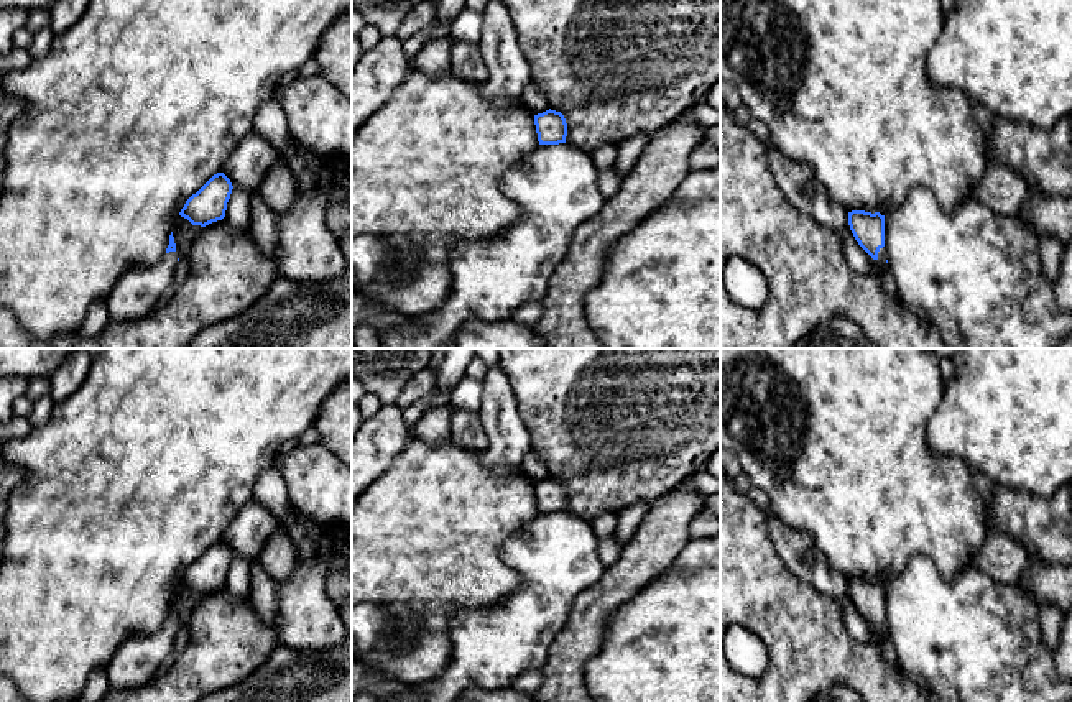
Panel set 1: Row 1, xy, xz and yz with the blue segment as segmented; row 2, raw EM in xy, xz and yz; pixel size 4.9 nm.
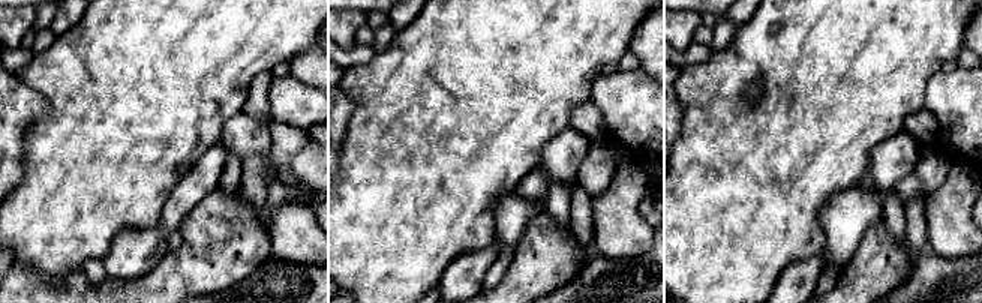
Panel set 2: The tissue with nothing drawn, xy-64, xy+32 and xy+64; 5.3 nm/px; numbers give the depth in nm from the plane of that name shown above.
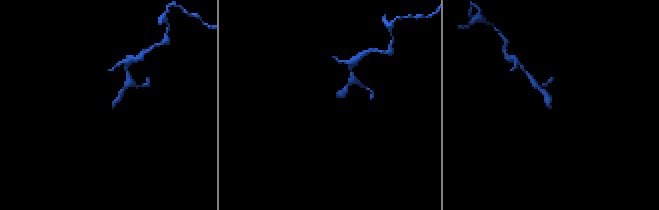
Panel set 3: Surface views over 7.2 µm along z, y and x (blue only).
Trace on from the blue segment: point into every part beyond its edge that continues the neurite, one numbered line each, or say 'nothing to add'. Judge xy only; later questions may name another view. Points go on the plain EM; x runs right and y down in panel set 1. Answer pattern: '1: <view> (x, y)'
1: xy (137, 660)

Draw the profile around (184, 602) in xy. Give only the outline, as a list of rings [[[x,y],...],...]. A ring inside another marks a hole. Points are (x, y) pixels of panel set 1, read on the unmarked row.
[[[178,584],[173,592],[173,605],[176,612],[176,618],[179,621],[179,628],[191,626],[191,618],[194,608],[202,602],[206,595],[192,593],[187,587]]]

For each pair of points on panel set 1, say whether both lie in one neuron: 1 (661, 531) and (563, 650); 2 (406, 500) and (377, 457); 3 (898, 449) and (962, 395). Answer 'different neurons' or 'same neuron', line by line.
1: same neuron
2: different neurons
3: different neurons

